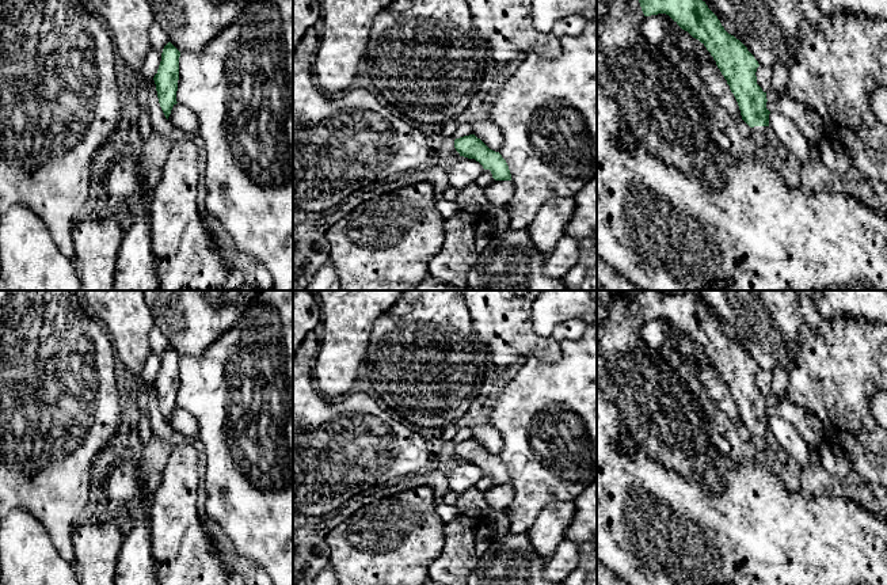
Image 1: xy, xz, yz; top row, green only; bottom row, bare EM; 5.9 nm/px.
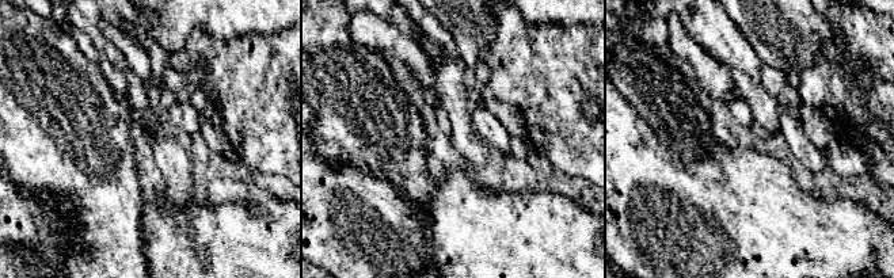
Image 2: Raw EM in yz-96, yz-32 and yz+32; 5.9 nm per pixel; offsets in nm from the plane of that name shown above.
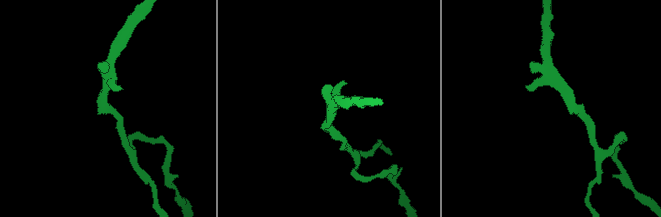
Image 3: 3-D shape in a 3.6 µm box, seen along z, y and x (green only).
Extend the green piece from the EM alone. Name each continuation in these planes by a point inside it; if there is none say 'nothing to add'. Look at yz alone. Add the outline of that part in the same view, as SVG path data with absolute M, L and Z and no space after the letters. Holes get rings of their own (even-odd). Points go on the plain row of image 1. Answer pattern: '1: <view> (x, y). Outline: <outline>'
1: yz (758, 441). Outline: M754 430L751 432L750 445L755 452L768 449L769 430Z

